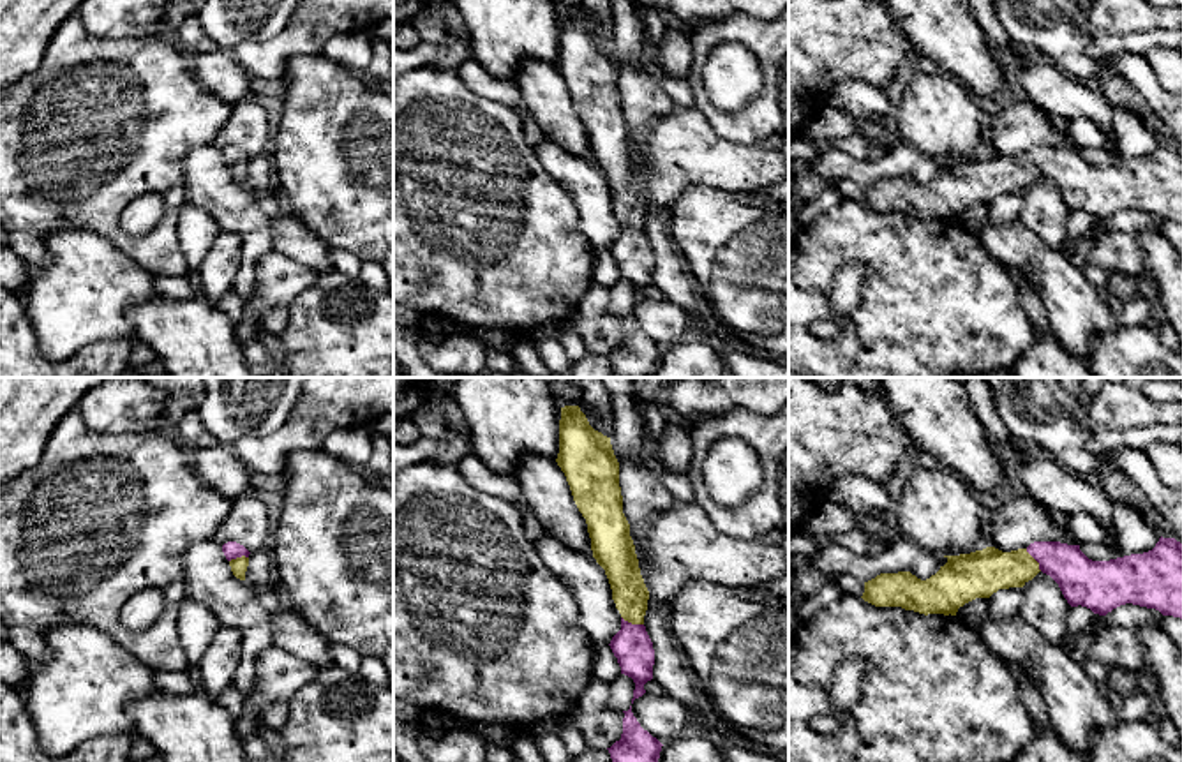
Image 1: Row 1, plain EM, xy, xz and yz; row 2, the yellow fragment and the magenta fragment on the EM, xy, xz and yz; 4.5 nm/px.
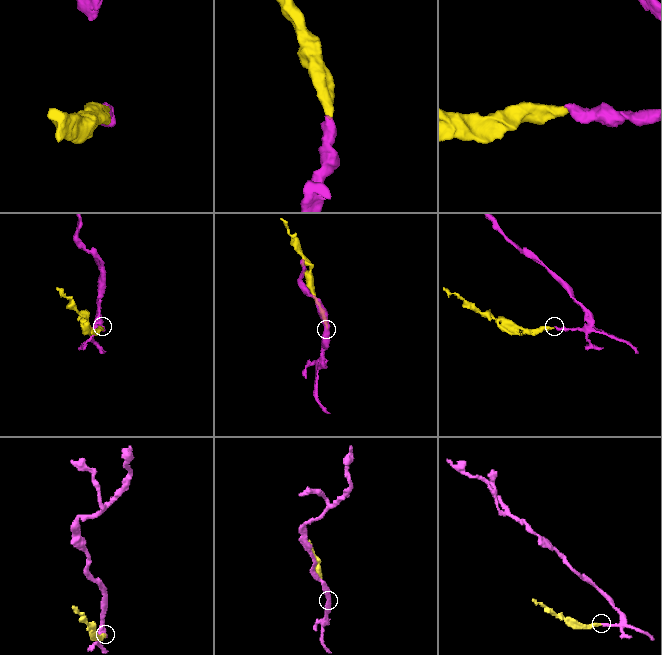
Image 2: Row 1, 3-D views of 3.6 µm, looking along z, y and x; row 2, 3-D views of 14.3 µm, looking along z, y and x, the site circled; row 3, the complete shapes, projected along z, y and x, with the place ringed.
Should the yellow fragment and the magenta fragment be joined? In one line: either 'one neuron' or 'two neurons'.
one neuron

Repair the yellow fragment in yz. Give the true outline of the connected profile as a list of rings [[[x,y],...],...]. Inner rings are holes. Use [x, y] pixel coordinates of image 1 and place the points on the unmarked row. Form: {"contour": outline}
{"contour": [[[1161,141],[1148,157],[1110,166],[1092,166],[1080,155],[1080,150],[1060,146],[1034,146],[1027,153],[1011,157],[986,152],[970,159],[944,162],[947,168],[926,185],[910,176],[880,178],[864,187],[861,203],[875,212],[901,212],[924,220],[956,220],[965,208],[976,203],[990,203],[999,194],[1023,192],[1043,176],[1059,189],[1071,212],[1081,210],[1094,219],[1106,220],[1120,210],[1133,208],[1182,224],[1182,148],[1175,143]]]}

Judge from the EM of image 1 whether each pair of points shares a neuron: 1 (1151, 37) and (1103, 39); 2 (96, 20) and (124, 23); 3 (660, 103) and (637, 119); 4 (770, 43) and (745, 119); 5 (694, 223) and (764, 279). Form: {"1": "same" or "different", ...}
{"1": "same", "2": "same", "3": "same", "4": "same", "5": "same"}

